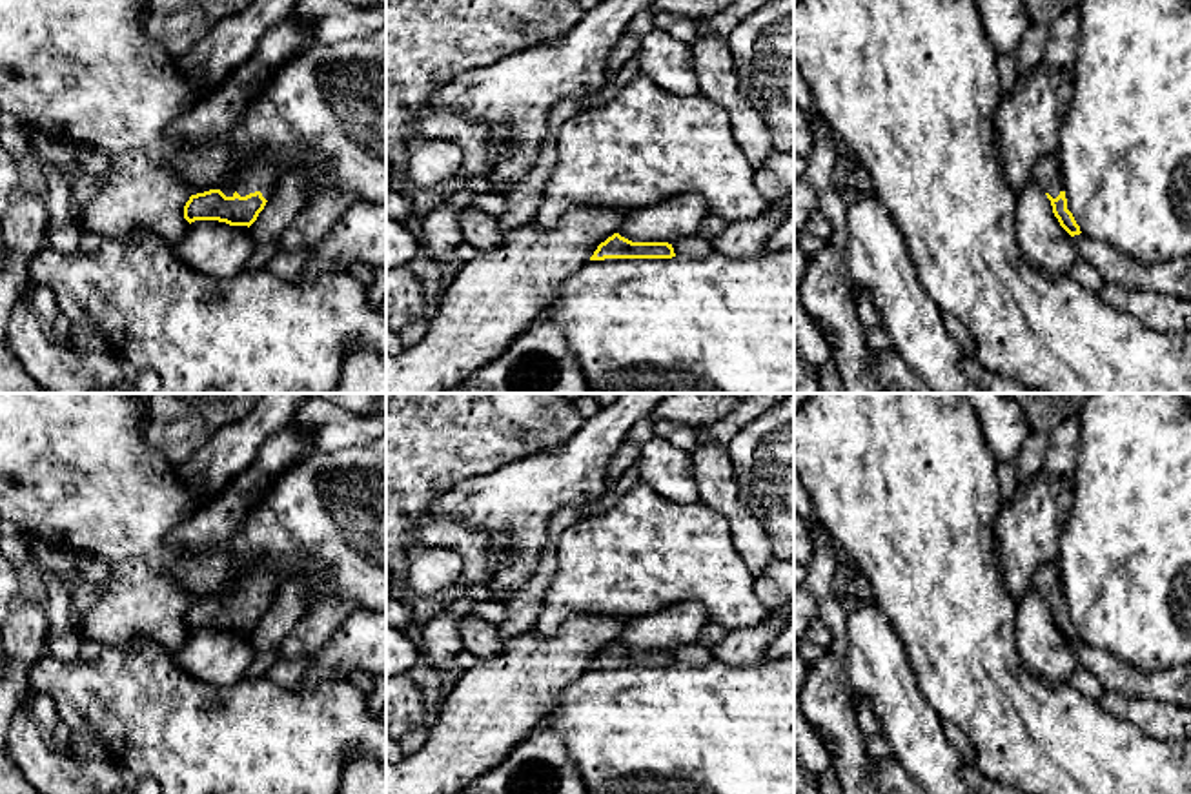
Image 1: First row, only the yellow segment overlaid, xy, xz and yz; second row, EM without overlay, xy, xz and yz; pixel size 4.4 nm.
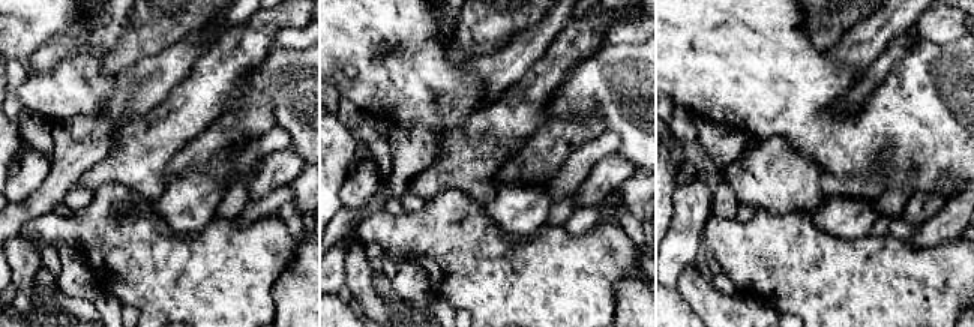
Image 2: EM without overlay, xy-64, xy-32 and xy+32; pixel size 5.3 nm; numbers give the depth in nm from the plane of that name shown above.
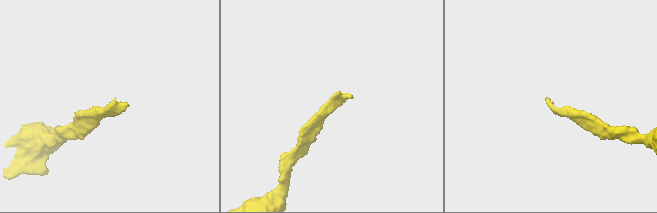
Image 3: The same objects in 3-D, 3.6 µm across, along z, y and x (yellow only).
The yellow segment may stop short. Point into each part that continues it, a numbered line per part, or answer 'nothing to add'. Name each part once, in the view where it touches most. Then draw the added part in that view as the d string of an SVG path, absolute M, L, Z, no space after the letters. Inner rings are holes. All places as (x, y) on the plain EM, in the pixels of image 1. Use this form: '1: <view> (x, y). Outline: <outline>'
1: xy (259, 578). Outline: M255 555L242 565L237 581L220 597L226 605L237 599L240 605L260 599L266 608L273 603L273 594L280 583L280 570L266 555Z

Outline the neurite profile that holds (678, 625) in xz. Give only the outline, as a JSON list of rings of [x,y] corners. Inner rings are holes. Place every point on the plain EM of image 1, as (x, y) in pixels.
[[[685,601],[628,619],[617,641],[632,650],[672,652],[679,646],[694,645],[707,623],[703,603]]]

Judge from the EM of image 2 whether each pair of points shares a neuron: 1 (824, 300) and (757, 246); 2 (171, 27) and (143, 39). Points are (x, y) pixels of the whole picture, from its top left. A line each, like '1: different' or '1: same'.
1: same
2: same

